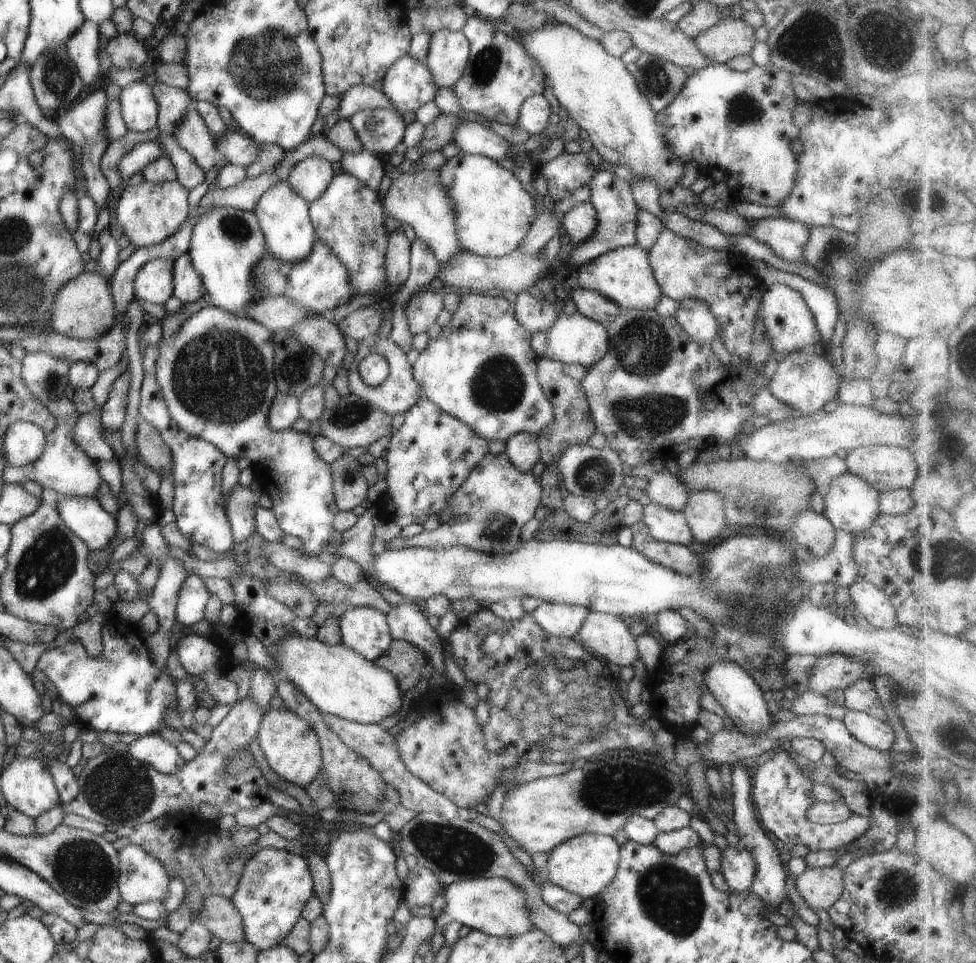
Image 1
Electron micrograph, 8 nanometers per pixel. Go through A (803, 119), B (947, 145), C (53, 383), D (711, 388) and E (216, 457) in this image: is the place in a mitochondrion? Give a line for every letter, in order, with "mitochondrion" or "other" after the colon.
A: other
B: other
C: mitochondrion
D: other
E: other

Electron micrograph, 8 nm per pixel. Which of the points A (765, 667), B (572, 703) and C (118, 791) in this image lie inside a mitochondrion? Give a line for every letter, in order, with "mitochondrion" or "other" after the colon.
A: other
B: mitochondrion
C: mitochondrion

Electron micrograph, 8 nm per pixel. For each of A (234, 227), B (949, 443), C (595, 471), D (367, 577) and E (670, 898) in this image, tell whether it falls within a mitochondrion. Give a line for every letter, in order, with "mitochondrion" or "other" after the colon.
A: mitochondrion
B: other
C: mitochondrion
D: other
E: mitochondrion

